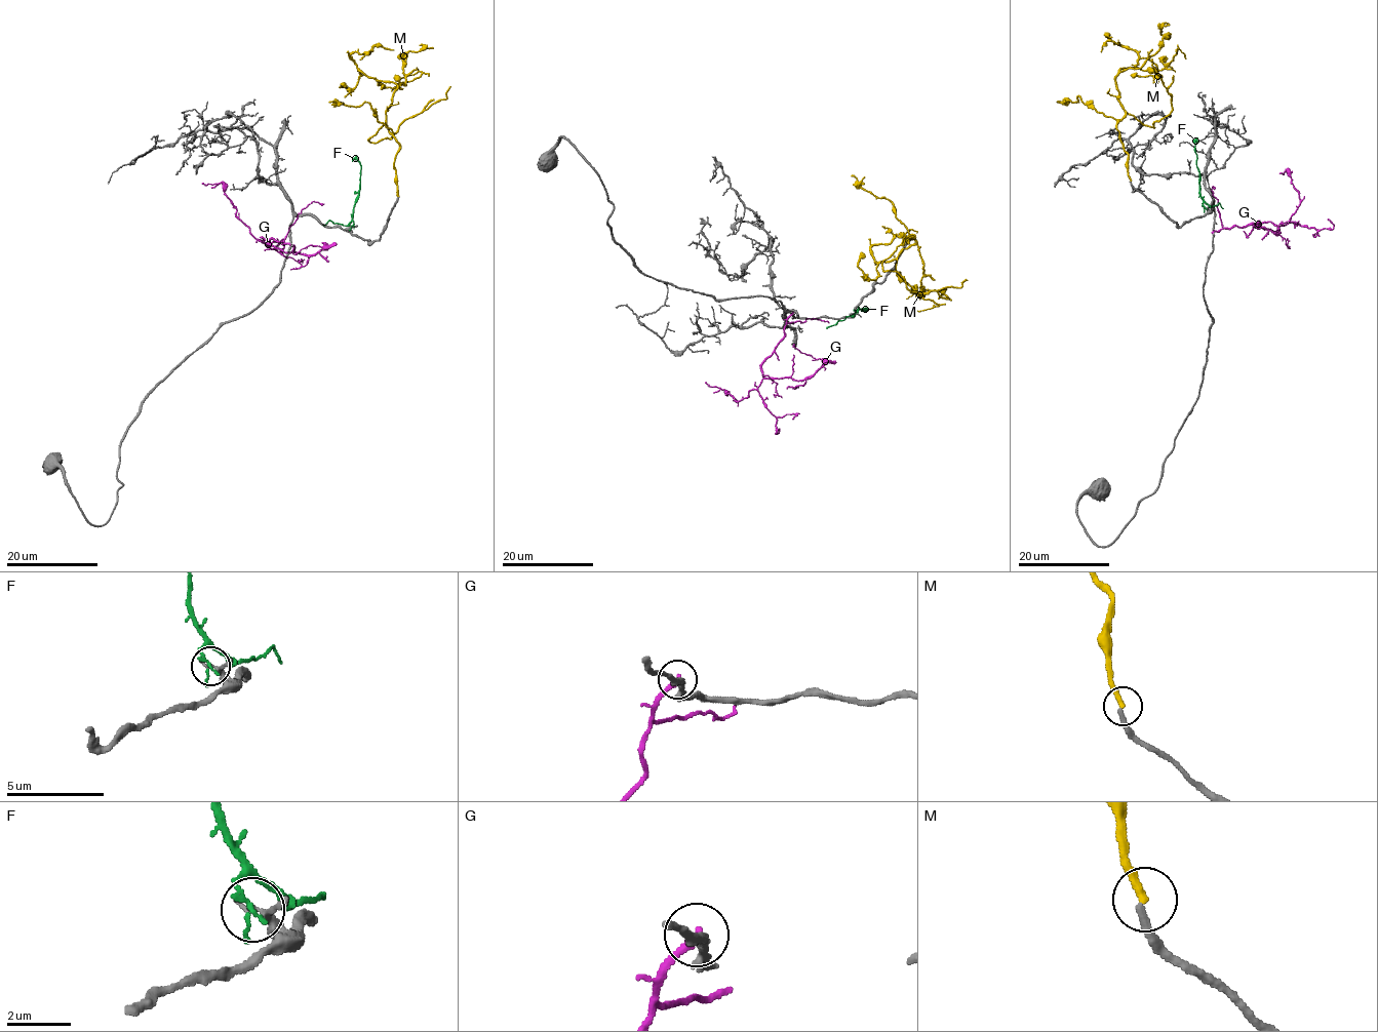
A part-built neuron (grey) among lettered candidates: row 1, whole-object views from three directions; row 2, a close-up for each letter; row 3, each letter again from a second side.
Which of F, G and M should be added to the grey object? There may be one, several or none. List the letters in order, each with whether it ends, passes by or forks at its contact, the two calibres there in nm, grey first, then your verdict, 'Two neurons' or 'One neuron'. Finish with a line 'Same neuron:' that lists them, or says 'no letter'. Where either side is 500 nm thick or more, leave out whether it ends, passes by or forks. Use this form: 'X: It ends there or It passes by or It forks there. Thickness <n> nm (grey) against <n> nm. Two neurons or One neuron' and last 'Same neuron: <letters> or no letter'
F: It ends there. Thickness 160 nm (grey) against 160 nm. Two neurons
G: It ends there. Thickness 240 nm (grey) against 240 nm. Two neurons
M: It ends there. Thickness 260 nm (grey) against 280 nm. Two neurons
Same neuron: no letter

